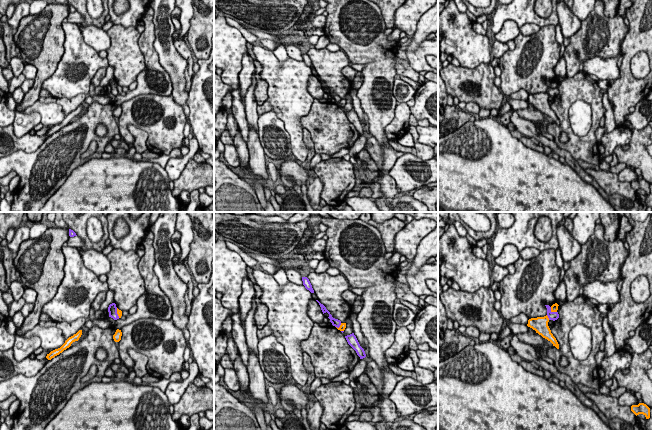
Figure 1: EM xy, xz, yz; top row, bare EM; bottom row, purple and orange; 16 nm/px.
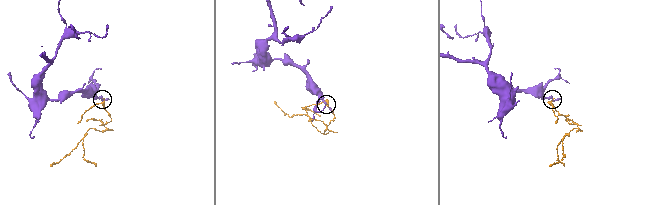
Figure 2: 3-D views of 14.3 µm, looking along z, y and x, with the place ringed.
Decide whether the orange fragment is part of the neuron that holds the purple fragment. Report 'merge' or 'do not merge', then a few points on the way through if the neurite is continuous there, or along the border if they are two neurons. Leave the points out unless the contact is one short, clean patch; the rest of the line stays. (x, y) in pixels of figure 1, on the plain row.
do not merge | along yz (546, 91), (549, 95)

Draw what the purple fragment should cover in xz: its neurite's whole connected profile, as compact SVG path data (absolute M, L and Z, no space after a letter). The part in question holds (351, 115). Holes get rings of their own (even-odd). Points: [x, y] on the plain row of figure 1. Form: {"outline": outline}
{"outline": "M354 109L345 112L348 120L356 127L357 131L360 133L360 135L363 135L366 133L364 125L360 122L356 112Z"}

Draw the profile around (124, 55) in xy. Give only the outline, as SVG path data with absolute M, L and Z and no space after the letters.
M113 25L106 32L111 40L107 60L114 68L114 79L119 86L129 87L146 66L138 44L141 34L136 27L123 25Z

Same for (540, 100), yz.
M548 92L544 93L537 93L537 94L531 94L528 96L527 102L532 104L536 107L539 111L541 111L543 114L550 117L553 122L555 122L557 125L559 125L559 120L556 116L556 114L551 109L551 106L548 102L549 94Z

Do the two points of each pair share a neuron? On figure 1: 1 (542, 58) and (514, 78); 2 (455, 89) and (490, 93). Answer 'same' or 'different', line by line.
1: same
2: same

